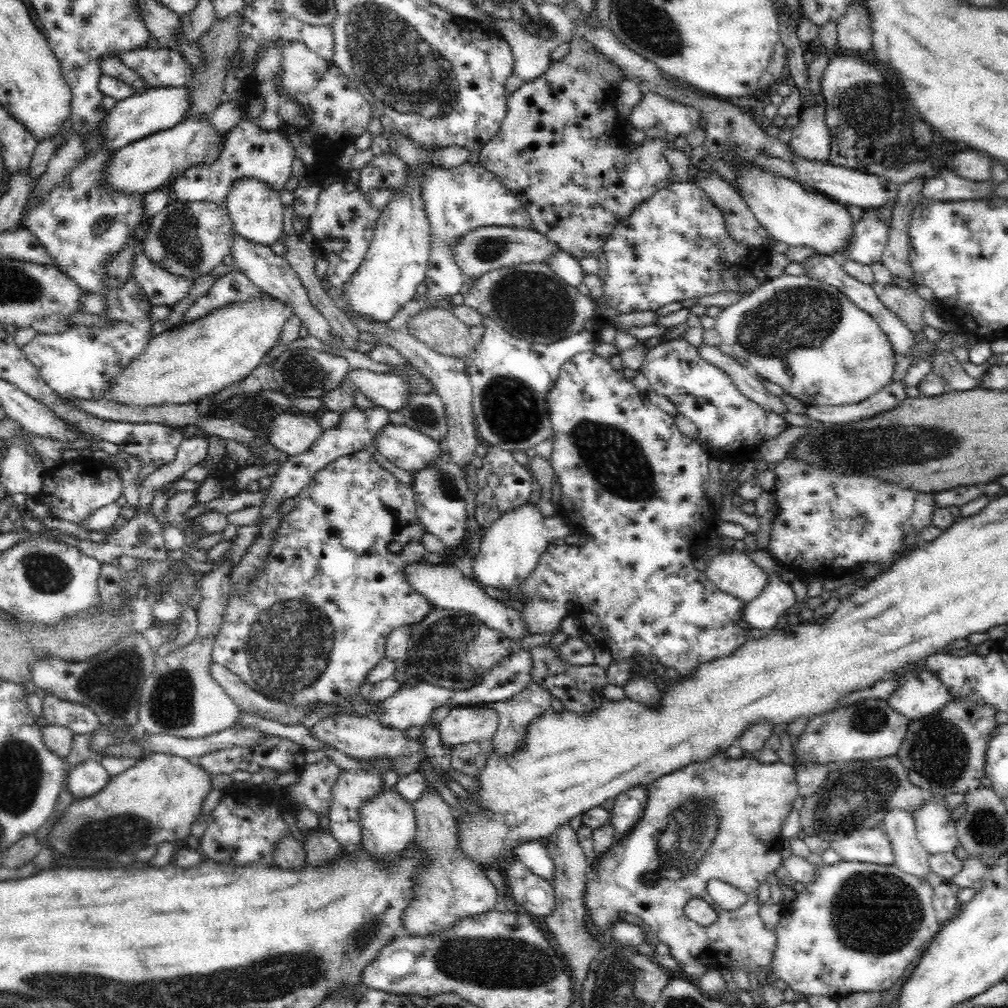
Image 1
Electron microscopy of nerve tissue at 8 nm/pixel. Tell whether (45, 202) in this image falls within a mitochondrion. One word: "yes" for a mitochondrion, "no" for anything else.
no

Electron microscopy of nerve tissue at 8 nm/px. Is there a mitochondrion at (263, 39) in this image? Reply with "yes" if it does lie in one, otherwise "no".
no

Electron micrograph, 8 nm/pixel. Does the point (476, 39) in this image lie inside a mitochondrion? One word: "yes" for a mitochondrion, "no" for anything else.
no

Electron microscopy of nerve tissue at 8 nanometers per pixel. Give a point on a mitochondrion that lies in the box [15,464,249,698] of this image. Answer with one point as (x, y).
(46, 572)

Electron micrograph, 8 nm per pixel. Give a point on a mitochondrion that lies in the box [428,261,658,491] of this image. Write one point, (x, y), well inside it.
(533, 303)

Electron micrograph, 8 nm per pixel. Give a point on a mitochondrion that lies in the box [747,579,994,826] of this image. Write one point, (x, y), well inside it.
(939, 752)

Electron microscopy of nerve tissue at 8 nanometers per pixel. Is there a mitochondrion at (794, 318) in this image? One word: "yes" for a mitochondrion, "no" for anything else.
yes

